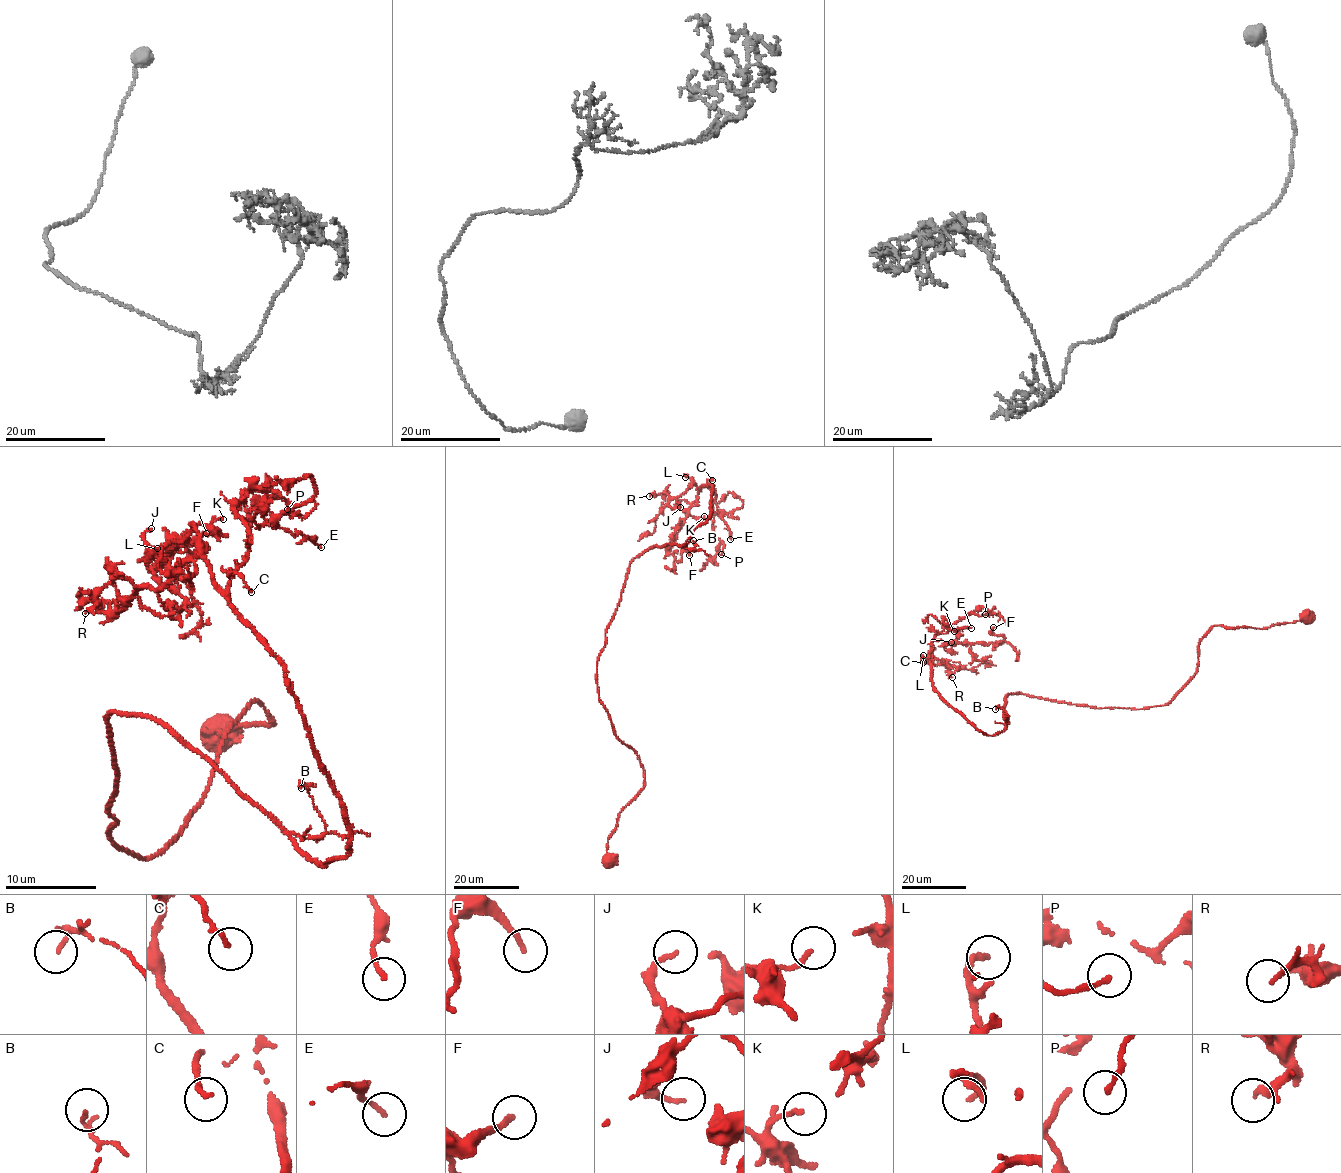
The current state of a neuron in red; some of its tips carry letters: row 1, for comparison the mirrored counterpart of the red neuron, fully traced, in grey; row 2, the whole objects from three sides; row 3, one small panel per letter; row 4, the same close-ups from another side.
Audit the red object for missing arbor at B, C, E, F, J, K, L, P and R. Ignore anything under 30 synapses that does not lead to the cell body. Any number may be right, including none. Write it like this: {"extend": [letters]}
{"extend": ["R"]}

